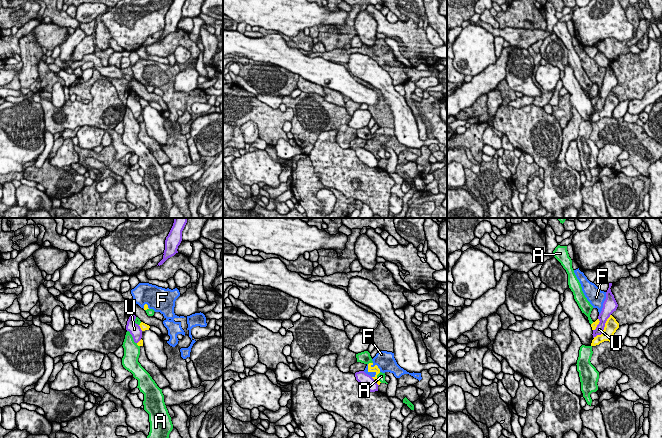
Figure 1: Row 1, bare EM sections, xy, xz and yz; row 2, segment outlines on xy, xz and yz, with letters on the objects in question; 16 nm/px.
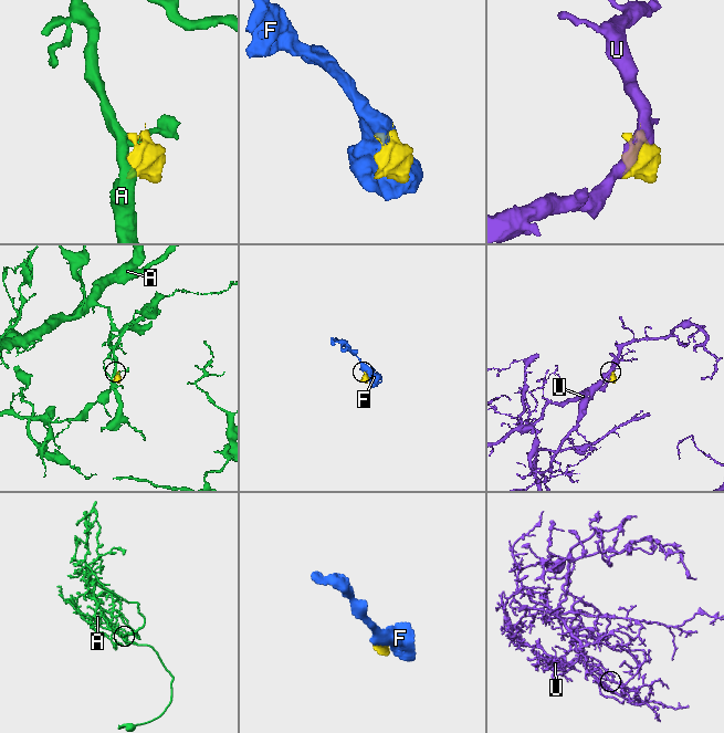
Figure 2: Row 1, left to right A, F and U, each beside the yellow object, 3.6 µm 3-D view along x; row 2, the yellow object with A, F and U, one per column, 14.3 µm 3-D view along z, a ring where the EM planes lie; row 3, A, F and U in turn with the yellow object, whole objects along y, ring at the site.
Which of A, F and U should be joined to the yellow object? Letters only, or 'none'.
F

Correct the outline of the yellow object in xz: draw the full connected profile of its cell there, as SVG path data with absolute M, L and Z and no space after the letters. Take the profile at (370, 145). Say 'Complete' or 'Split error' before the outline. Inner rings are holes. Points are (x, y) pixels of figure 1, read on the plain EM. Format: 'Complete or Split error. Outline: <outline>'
Split error. Outline: M379 127L376 132L372 135L372 139L367 140L364 148L370 151L375 158L380 161L380 157L377 154L377 151L382 148L393 149L396 154L400 154L404 150L409 150L419 157L422 155L421 149L409 149L403 144L401 144L395 134L394 129L387 127Z

